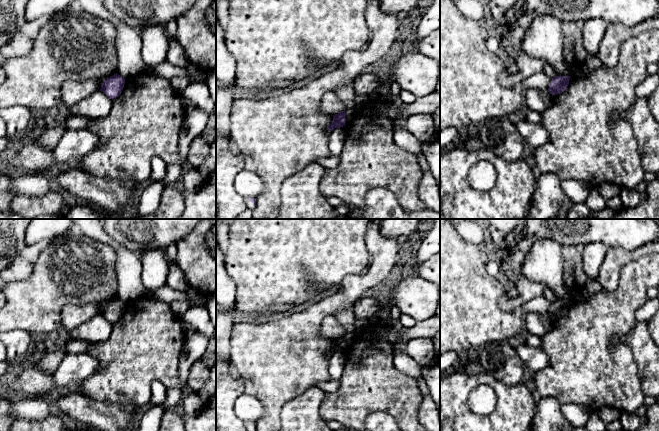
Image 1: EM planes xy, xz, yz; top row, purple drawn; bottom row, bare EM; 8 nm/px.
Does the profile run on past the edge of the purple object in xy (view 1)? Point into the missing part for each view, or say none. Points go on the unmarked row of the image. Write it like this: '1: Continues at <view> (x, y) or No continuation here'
1: No continuation here

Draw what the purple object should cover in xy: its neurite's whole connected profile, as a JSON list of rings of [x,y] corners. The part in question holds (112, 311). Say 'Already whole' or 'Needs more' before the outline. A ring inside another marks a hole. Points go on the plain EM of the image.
Already whole. [[[116,297],[102,307],[100,315],[105,317],[110,323],[114,324],[121,318],[124,308],[125,303]]]

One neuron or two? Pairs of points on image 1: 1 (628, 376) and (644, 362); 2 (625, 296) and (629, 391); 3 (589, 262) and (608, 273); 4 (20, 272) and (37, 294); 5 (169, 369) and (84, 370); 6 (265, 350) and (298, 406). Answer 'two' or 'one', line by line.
1: two
2: one
3: two
4: two
5: two
6: two

